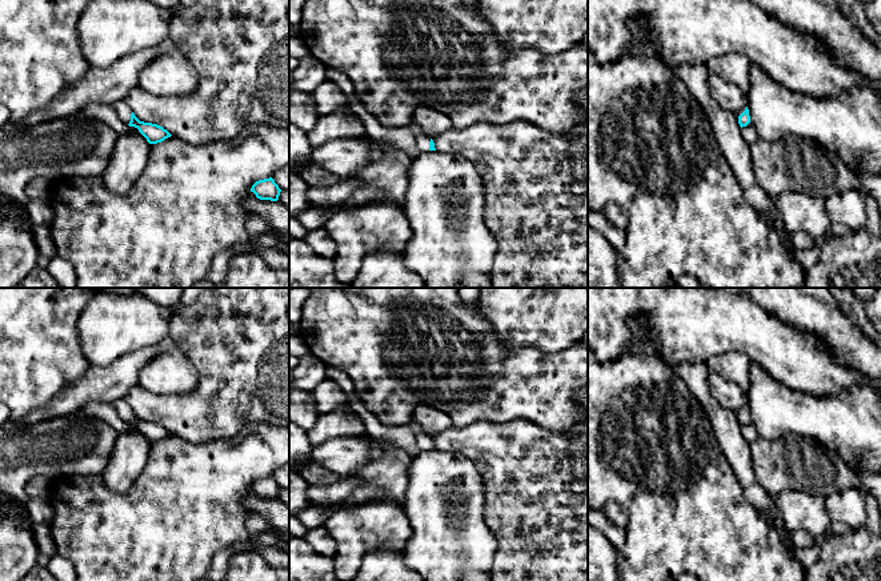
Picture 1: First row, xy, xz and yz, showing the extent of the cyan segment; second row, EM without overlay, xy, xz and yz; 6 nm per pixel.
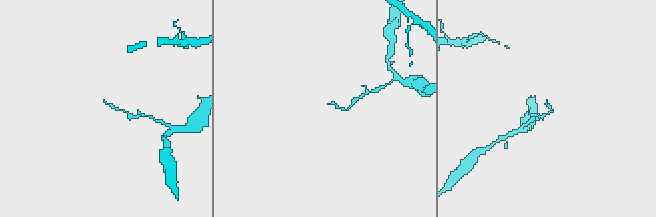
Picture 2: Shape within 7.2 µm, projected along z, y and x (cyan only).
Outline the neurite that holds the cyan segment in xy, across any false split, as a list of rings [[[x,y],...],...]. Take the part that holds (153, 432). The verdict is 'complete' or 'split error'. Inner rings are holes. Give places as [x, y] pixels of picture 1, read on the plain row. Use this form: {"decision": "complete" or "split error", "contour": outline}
{"decision": "split error", "contour": [[[124,398],[116,400],[111,402],[117,410],[119,416],[128,422],[129,425],[135,425],[139,430],[147,437],[149,442],[157,442],[171,436],[172,433],[164,428],[163,425],[152,421],[140,420],[132,408],[124,401]]]}

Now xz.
{"decision": "split error", "contour": [[[412,418],[407,424],[416,434],[416,440],[421,450],[436,449],[433,438],[427,434]]]}

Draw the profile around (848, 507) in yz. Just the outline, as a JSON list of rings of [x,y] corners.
[[[849,488],[826,496],[825,506],[832,522],[841,522],[852,529],[868,524],[868,508],[857,489]]]

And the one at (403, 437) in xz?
[[[328,366],[327,378],[333,380],[345,393],[348,405],[363,420],[368,437],[393,444],[396,448],[407,450],[411,456],[421,453],[416,434],[408,425],[385,426],[376,414],[367,409],[356,393],[352,378],[345,372]]]

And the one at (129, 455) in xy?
[[[129,426],[131,429],[127,433],[117,436],[109,464],[101,474],[105,485],[121,494],[128,492],[141,474],[151,450],[151,442],[139,428]]]

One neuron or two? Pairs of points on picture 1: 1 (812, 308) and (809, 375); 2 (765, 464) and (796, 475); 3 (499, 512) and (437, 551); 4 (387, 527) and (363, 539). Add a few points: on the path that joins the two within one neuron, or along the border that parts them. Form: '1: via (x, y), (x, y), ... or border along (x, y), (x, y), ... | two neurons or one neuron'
1: border along (783, 320), (801, 331), (815, 333), (835, 355) | two neurons
2: via (773, 464), (788, 472) | one neuron
3: border along (483, 491), (484, 523), (496, 540), (496, 551) | two neurons
4: via (381, 527), (375, 527), (368, 533) | one neuron

